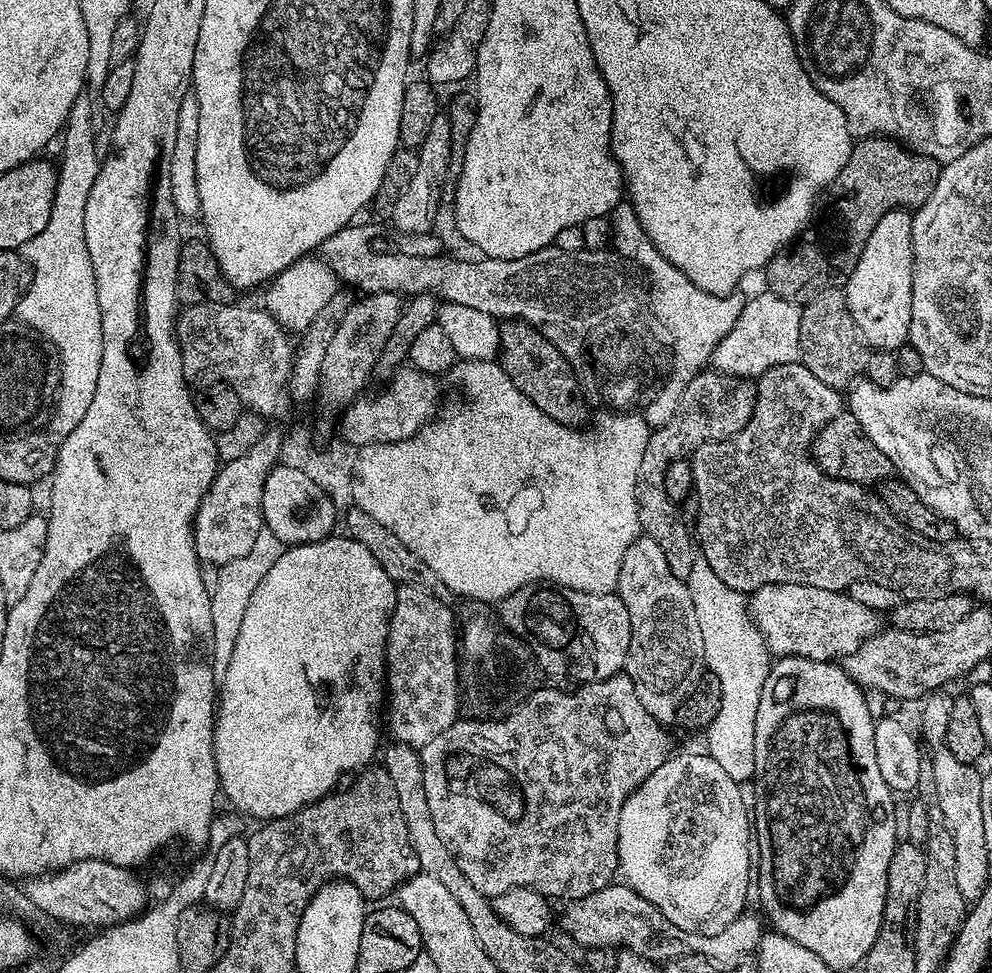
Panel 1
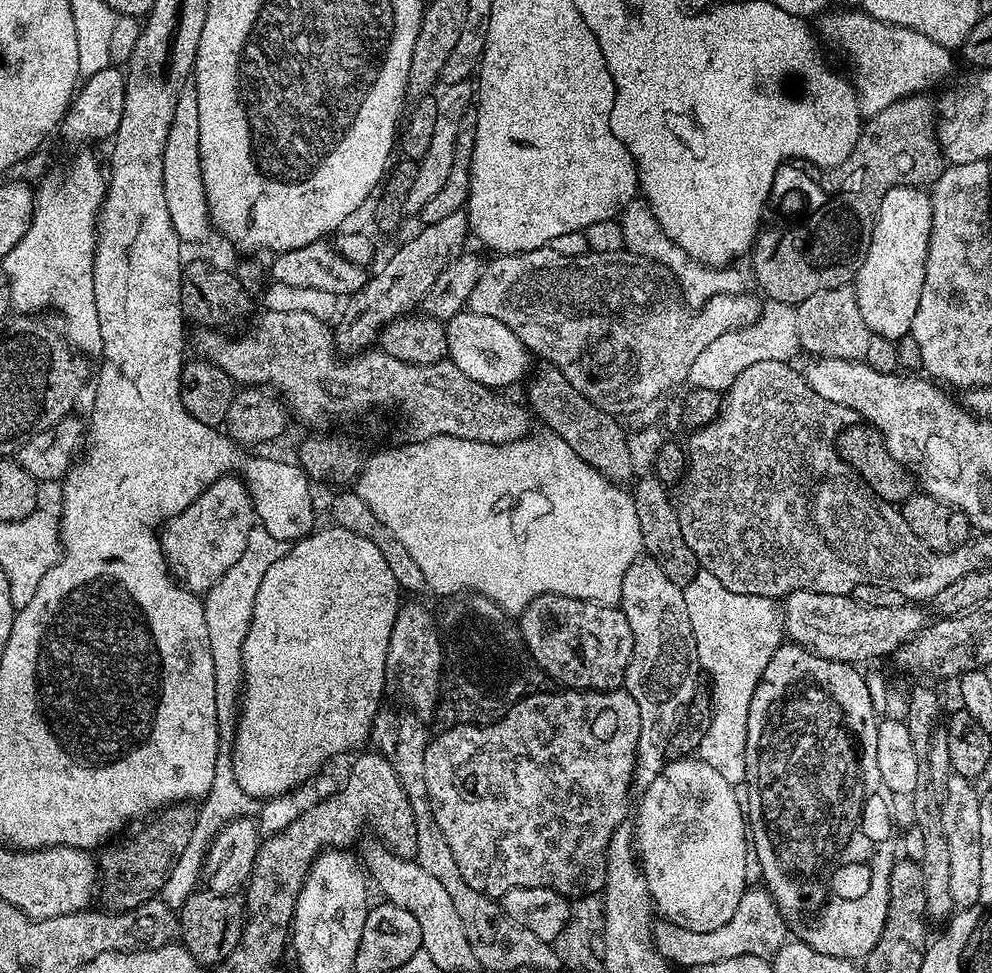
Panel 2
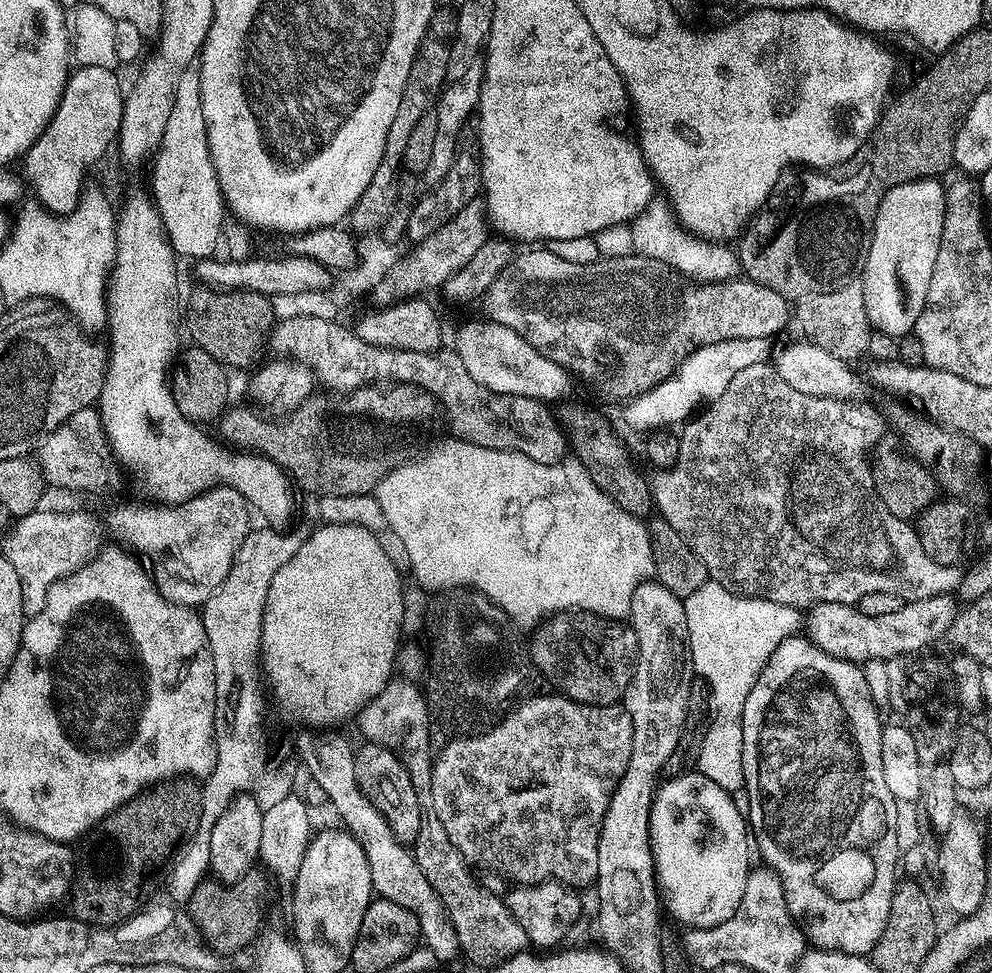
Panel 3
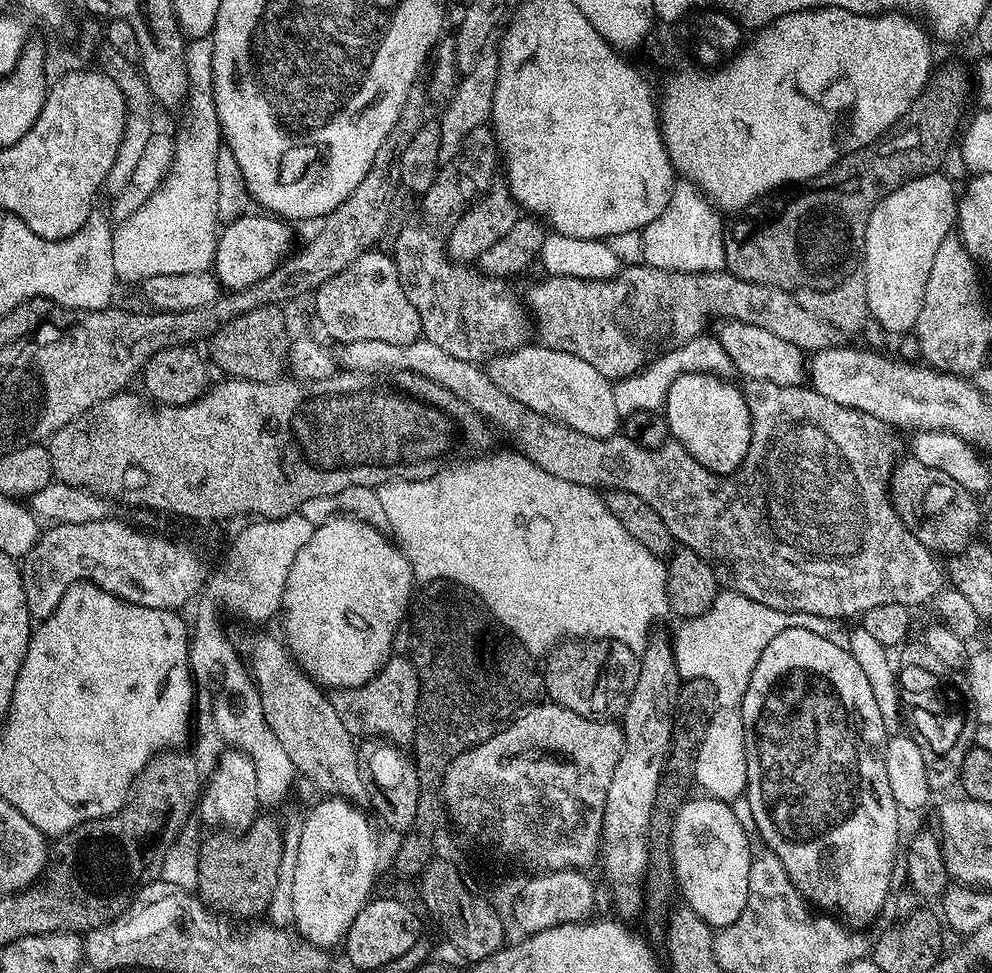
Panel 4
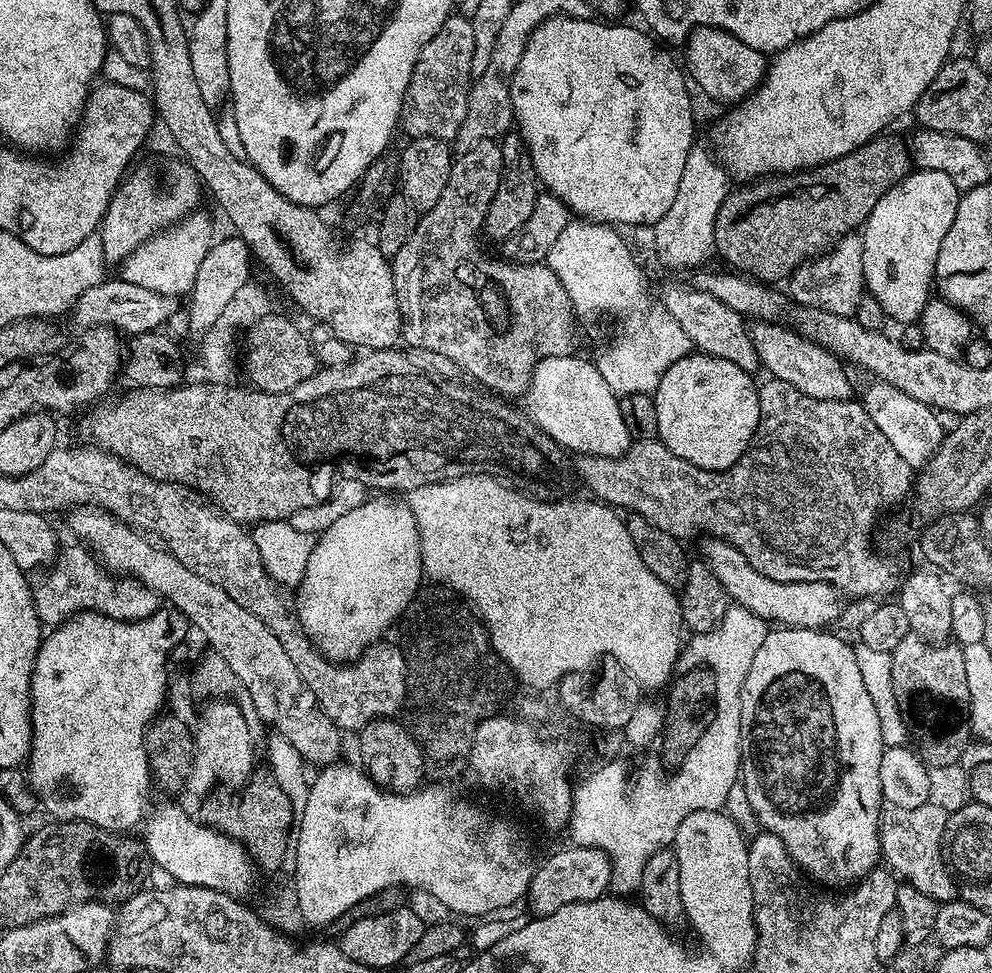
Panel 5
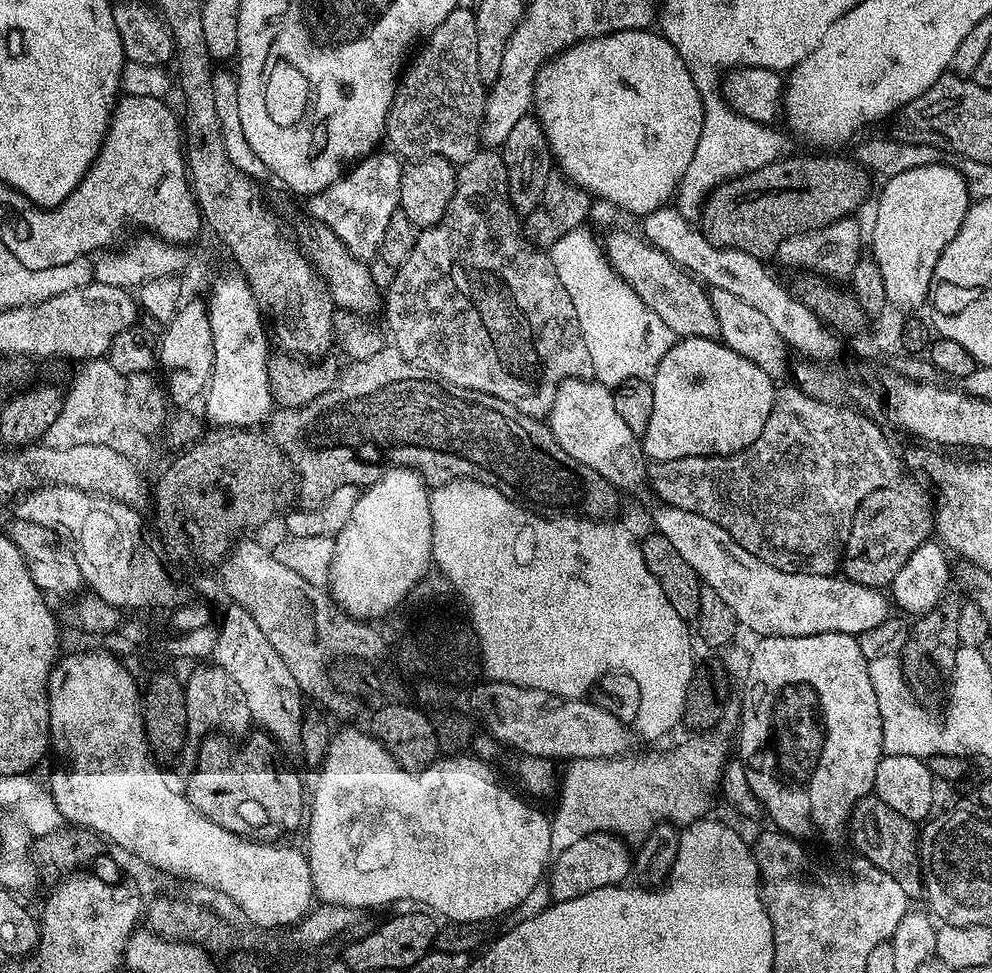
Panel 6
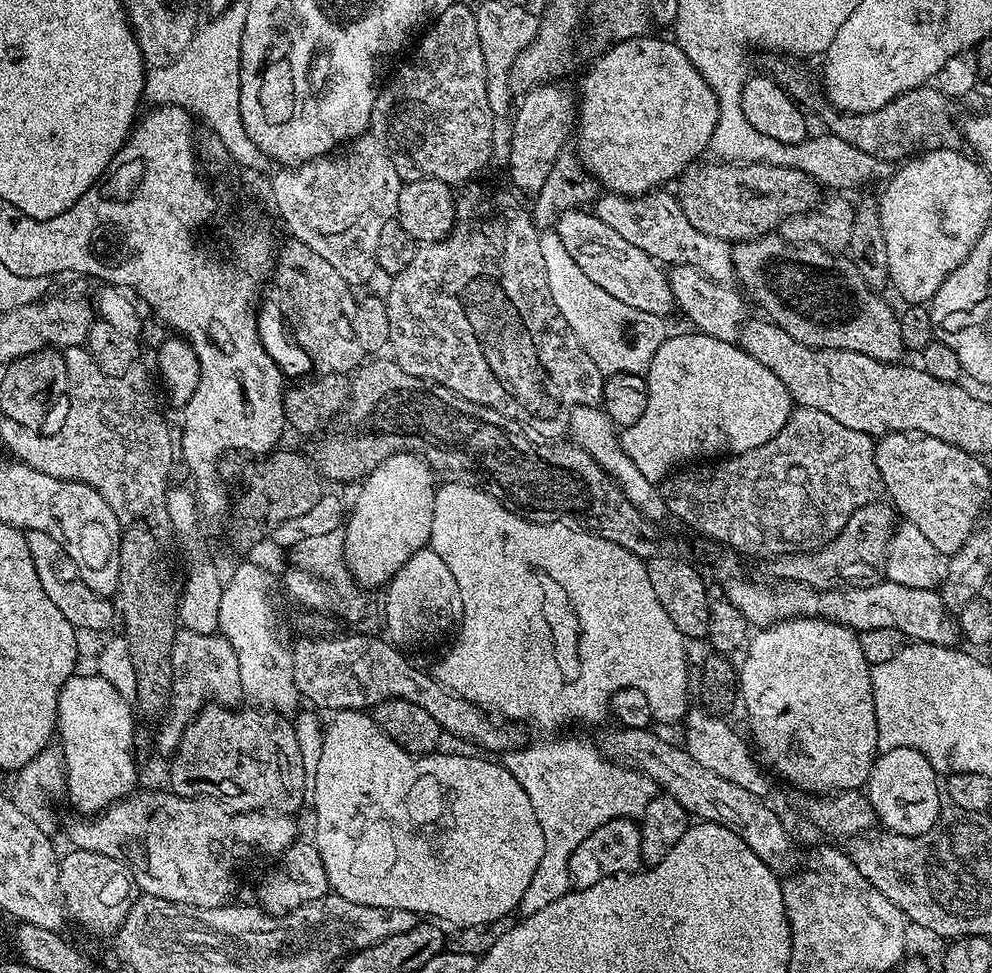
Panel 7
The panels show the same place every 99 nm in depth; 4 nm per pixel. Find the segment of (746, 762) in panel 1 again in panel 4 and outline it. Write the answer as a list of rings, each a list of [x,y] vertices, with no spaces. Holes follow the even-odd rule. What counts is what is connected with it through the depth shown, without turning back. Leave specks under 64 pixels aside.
[[[722,590],[717,593],[715,602],[712,603],[710,610],[704,611],[702,615],[696,615],[692,619],[683,619],[676,632],[675,638],[672,638],[673,652],[675,654],[676,669],[679,672],[680,678],[685,680],[694,680],[697,682],[703,682],[711,686],[712,689],[712,705],[714,706],[714,712],[711,715],[711,726],[707,728],[707,732],[704,735],[703,741],[699,746],[699,750],[696,752],[695,760],[695,774],[693,779],[697,784],[697,787],[701,787],[700,790],[704,791],[707,795],[715,800],[722,800],[731,803],[736,800],[737,797],[743,795],[747,791],[748,779],[746,778],[746,762],[745,762],[745,730],[742,727],[742,700],[746,696],[746,689],[750,684],[750,677],[754,672],[754,667],[758,664],[758,659],[761,657],[762,651],[765,650],[766,646],[770,644],[771,639],[777,637],[778,634],[782,633],[786,629],[802,629],[809,630],[810,633],[816,634],[819,637],[826,637],[831,639],[835,637],[836,632],[839,630],[841,623],[834,618],[826,618],[818,614],[809,614],[805,611],[792,611],[784,612],[780,610],[774,610],[773,607],[764,606],[760,602],[754,602],[753,599],[746,598],[745,595],[740,595],[737,592],[730,590]]]

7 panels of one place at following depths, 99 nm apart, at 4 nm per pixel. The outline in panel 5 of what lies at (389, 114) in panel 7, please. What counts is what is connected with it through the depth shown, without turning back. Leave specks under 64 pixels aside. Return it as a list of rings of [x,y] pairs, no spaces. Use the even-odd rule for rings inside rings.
[[[453,14],[442,22],[438,34],[422,46],[418,54],[418,62],[414,66],[414,74],[410,74],[410,86],[404,95],[404,105],[400,111],[398,121],[405,137],[433,136],[439,140],[455,141],[458,130],[462,126],[462,118],[466,118],[466,106],[468,105],[468,93],[474,79],[472,63],[474,62],[474,26],[471,19],[463,14]]]

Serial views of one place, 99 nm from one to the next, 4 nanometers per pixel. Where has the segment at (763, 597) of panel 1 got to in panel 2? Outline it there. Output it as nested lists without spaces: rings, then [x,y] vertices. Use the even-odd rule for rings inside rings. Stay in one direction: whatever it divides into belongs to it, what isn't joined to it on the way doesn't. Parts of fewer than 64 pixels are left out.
[[[798,590],[782,600],[783,631],[791,643],[827,660],[859,665],[859,660],[891,657],[897,648],[917,636],[926,626],[923,607],[906,602],[902,606],[866,606],[851,595],[835,596]]]

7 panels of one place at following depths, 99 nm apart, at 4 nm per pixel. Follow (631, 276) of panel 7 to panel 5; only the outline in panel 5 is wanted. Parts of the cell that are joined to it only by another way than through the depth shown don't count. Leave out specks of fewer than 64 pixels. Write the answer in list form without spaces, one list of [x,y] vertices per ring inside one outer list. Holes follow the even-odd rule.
[[[668,284],[664,288],[662,306],[668,311],[670,318],[674,318],[678,326],[682,326],[682,330],[686,332],[686,338],[690,338],[692,345],[703,355],[726,358],[726,362],[734,362],[734,366],[750,373],[755,373],[761,367],[758,354],[754,350],[752,334],[746,327],[745,319],[734,310],[730,310],[726,302],[706,294],[695,286],[687,288],[684,284]]]

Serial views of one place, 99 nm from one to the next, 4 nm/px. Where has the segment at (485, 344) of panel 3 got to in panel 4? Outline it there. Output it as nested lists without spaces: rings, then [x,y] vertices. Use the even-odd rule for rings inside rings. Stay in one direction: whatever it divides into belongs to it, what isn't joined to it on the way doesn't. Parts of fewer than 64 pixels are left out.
[[[529,342],[523,348],[515,348],[502,356],[487,361],[488,377],[514,402],[522,402],[530,410],[549,416],[568,428],[578,430],[590,438],[617,435],[622,424],[618,406],[614,406],[612,384],[590,362],[574,354],[546,348],[539,342]]]

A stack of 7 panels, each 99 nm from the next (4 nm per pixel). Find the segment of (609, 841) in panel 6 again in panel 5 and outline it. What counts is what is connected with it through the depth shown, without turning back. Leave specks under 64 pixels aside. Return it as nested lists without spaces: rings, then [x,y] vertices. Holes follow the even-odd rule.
[[[567,847],[554,853],[532,873],[526,904],[533,908],[536,916],[549,916],[554,914],[554,910],[562,910],[562,906],[570,906],[574,902],[598,900],[609,891],[612,863],[608,855],[597,848]]]

